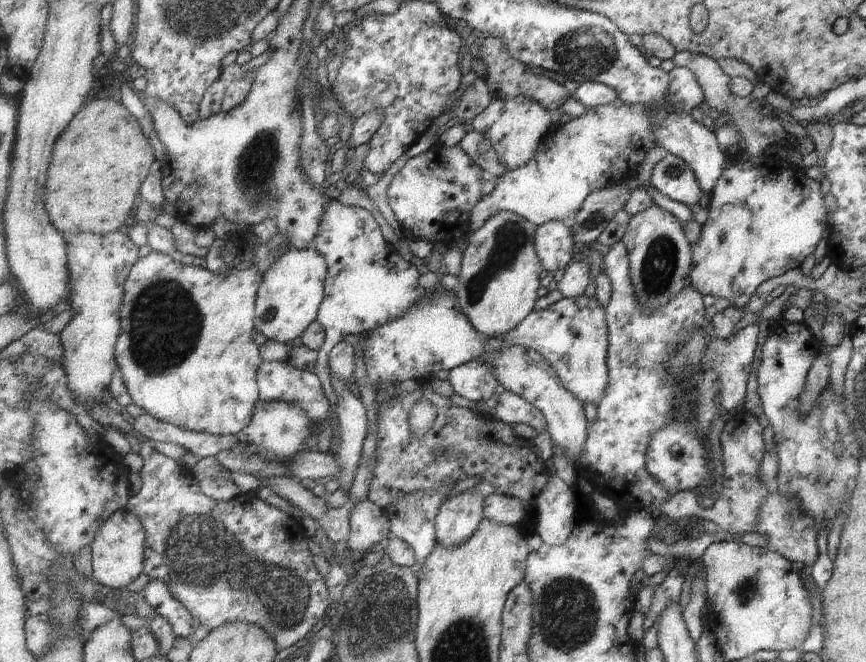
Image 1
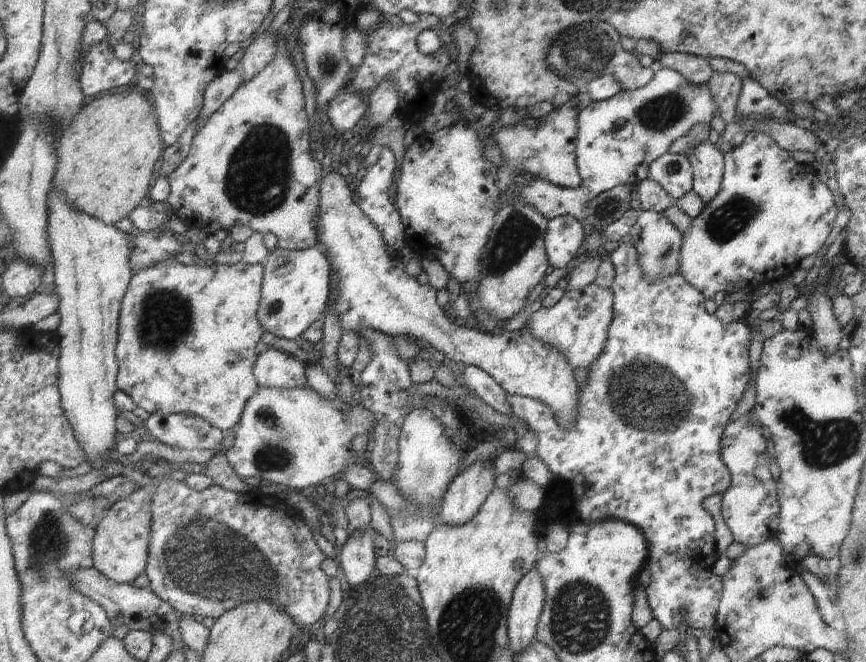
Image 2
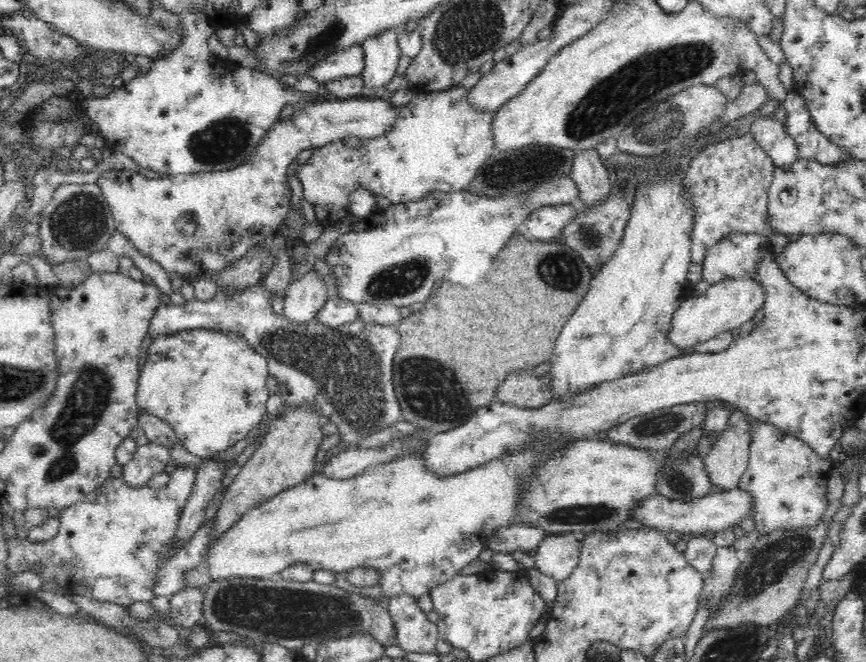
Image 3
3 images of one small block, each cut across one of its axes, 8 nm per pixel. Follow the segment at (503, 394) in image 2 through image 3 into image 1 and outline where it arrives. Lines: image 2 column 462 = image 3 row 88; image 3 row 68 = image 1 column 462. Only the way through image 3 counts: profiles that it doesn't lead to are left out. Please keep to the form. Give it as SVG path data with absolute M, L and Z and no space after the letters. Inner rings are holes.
M479 359L455 367L449 371L448 378L457 395L475 402L487 402L495 396L500 382L488 363Z

